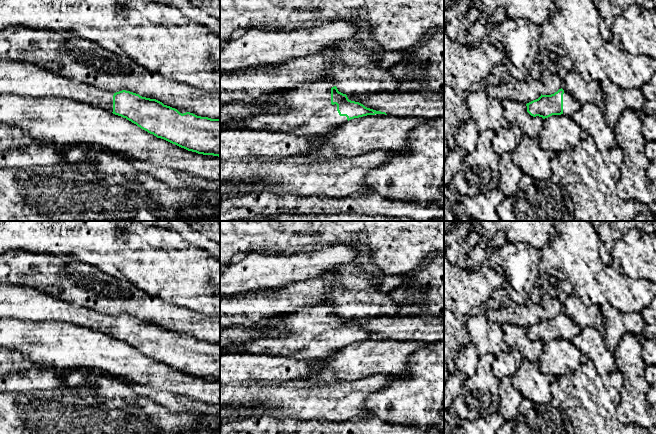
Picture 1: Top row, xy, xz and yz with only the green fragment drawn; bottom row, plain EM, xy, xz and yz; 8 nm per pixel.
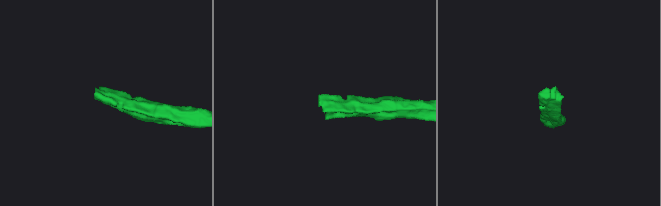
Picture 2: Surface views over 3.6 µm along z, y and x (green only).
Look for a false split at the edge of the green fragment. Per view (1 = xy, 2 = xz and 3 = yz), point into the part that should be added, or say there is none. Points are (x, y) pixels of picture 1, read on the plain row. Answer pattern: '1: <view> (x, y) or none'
1: xy (21, 302)
2: xz (308, 334)
3: yz (570, 330)

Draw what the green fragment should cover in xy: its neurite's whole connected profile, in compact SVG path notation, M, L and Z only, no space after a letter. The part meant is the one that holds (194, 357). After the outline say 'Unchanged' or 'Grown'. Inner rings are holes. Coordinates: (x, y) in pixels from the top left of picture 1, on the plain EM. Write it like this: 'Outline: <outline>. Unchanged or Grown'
Outline: M0 284L0 319L61 321L88 328L126 342L141 353L188 375L220 381L220 343L180 337L156 323L122 314L116 317L65 301L30 286Z. Grown

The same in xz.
Outline: M325 303L310 306L302 312L291 315L259 318L255 324L266 331L275 328L284 329L286 332L279 336L259 335L250 342L220 348L220 355L223 353L252 353L293 357L298 360L322 359L354 342L375 338L387 339L385 336L367 332L359 326L349 324L346 318L339 316L336 310L332 311Z. Grown

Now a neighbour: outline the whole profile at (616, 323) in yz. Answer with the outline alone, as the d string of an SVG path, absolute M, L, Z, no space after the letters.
M602 300L599 305L603 314L604 333L603 338L607 347L614 350L620 338L625 333L631 333L634 336L641 337L646 322L639 312L621 312L611 304Z

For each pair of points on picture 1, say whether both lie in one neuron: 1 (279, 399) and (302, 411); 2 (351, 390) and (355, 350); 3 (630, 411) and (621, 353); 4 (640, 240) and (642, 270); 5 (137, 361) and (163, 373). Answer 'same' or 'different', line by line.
1: same
2: different
3: same
4: same
5: same

